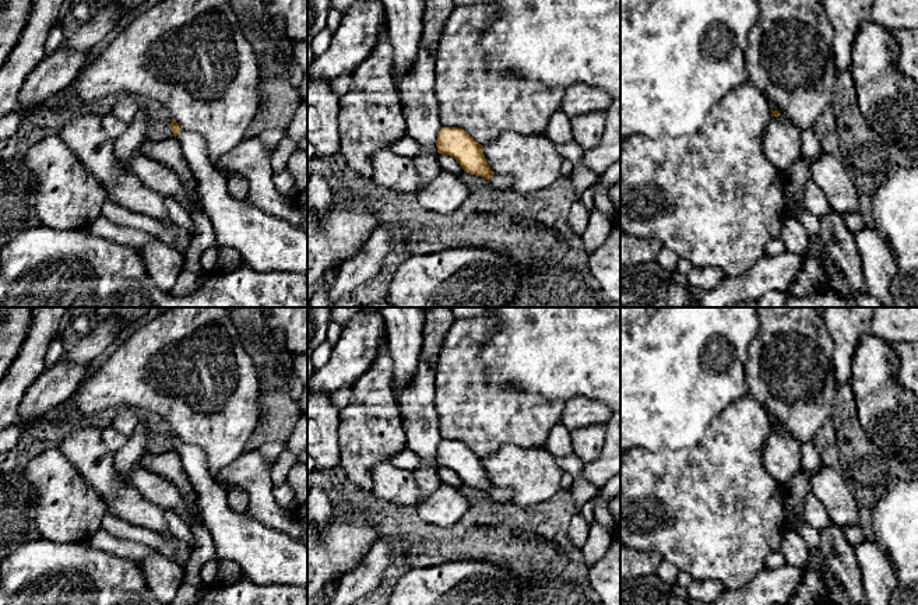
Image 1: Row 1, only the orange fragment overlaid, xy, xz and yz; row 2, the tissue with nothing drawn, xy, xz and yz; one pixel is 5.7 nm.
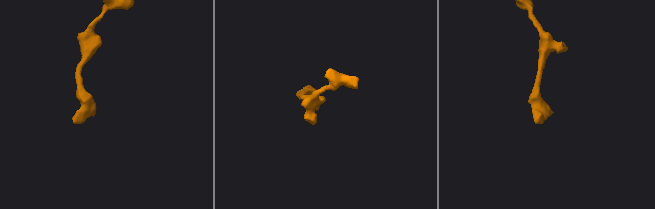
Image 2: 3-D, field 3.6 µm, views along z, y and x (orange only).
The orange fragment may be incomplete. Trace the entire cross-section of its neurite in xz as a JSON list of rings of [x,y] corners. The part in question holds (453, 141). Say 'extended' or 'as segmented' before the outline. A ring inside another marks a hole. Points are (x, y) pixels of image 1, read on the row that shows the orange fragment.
extended | [[[442,127],[436,147],[439,154],[453,156],[469,175],[485,177],[490,187],[511,190],[513,180],[509,176],[495,173],[483,155],[483,145],[458,127]]]

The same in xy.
extended | [[[175,120],[169,126],[179,141],[182,158],[197,179],[200,203],[214,226],[217,245],[233,247],[243,263],[257,271],[307,272],[307,233],[288,221],[232,198],[226,189],[226,179],[208,155],[205,140],[197,133],[183,130]]]

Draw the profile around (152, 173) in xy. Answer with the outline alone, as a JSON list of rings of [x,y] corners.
[[[138,154],[130,161],[129,166],[147,187],[161,193],[163,197],[176,198],[189,212],[194,205],[203,210],[198,191],[190,193],[179,176],[161,162],[145,154]]]

